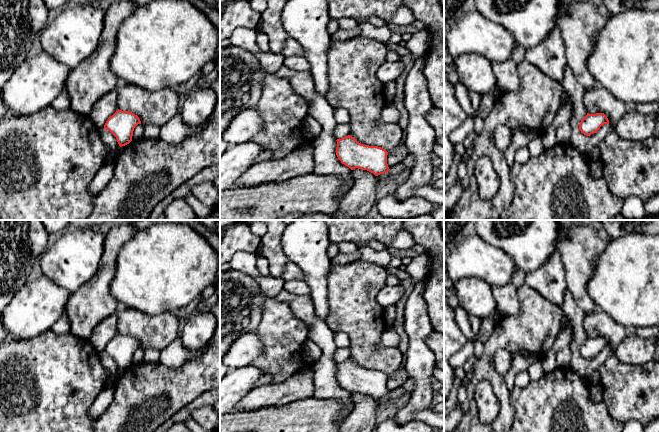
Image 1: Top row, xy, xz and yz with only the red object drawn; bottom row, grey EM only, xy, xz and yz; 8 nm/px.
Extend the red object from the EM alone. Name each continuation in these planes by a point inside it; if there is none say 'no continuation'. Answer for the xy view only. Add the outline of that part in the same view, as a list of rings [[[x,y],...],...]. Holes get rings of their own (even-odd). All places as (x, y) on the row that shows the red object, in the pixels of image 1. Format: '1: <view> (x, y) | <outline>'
no continuation

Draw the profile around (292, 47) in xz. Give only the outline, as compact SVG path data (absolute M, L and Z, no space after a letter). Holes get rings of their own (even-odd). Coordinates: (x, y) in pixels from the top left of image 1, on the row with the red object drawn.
M288 36L284 41L282 55L286 57L303 56L305 57L302 45L293 37Z

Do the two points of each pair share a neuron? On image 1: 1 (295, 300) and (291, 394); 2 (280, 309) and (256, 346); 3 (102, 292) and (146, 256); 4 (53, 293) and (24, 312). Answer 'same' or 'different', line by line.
1: different
2: different
3: different
4: same

